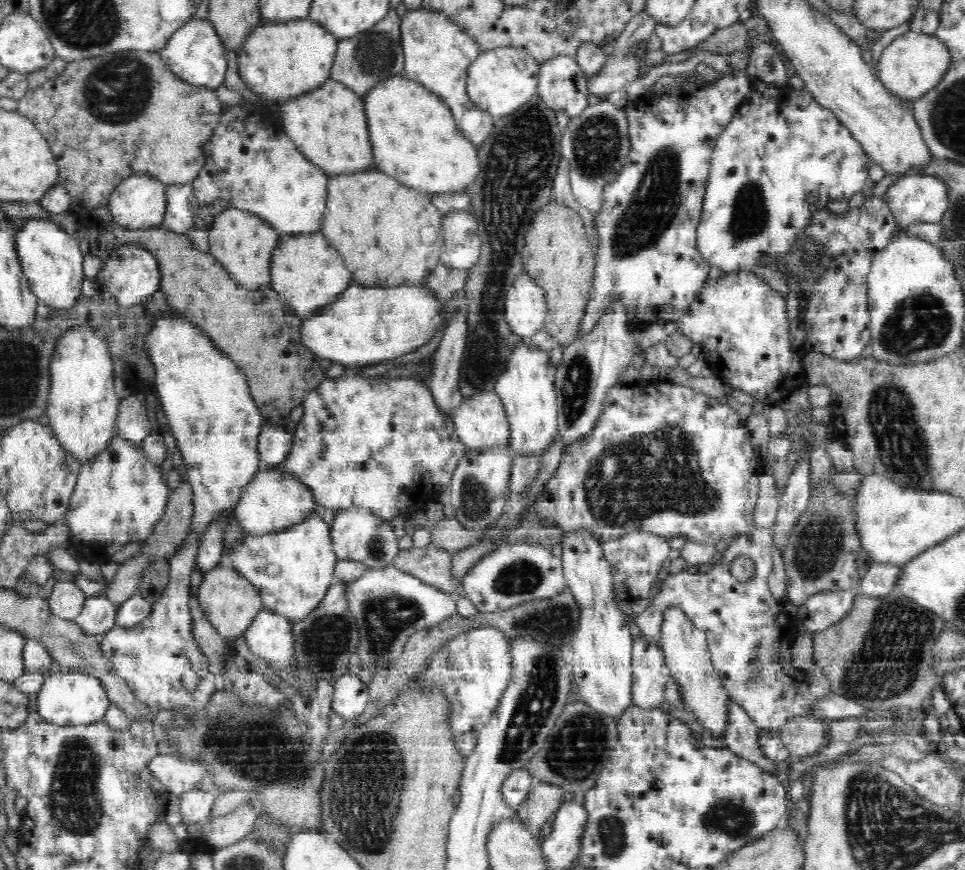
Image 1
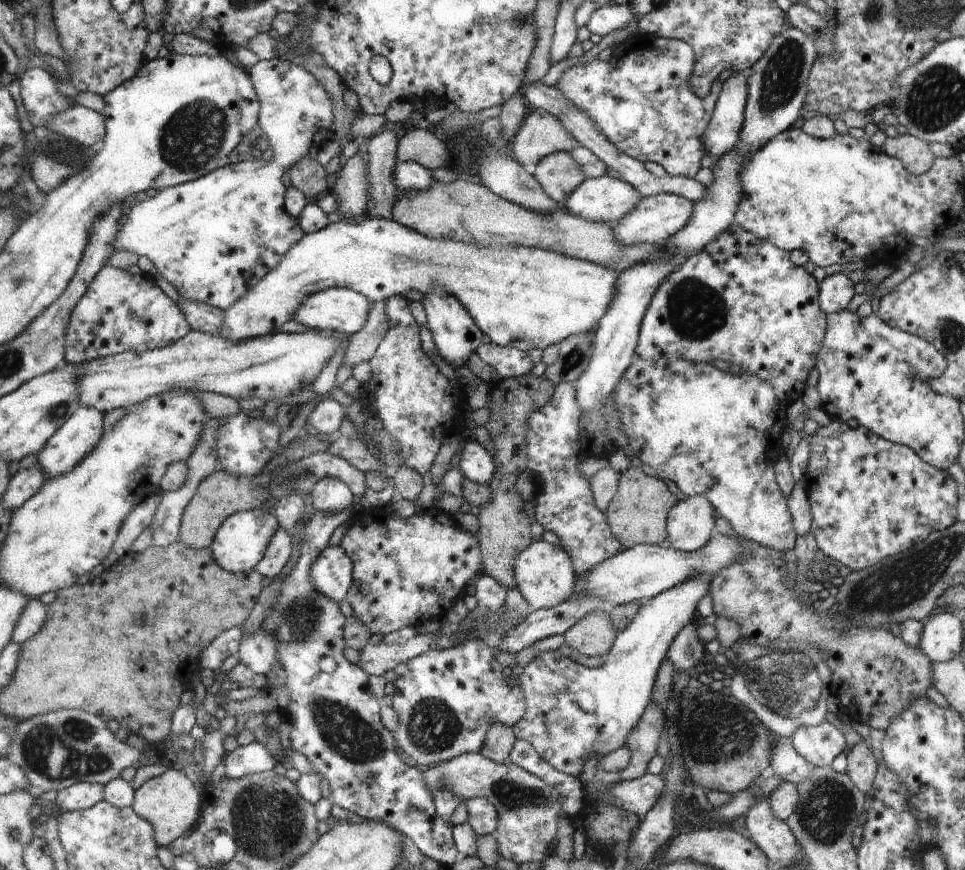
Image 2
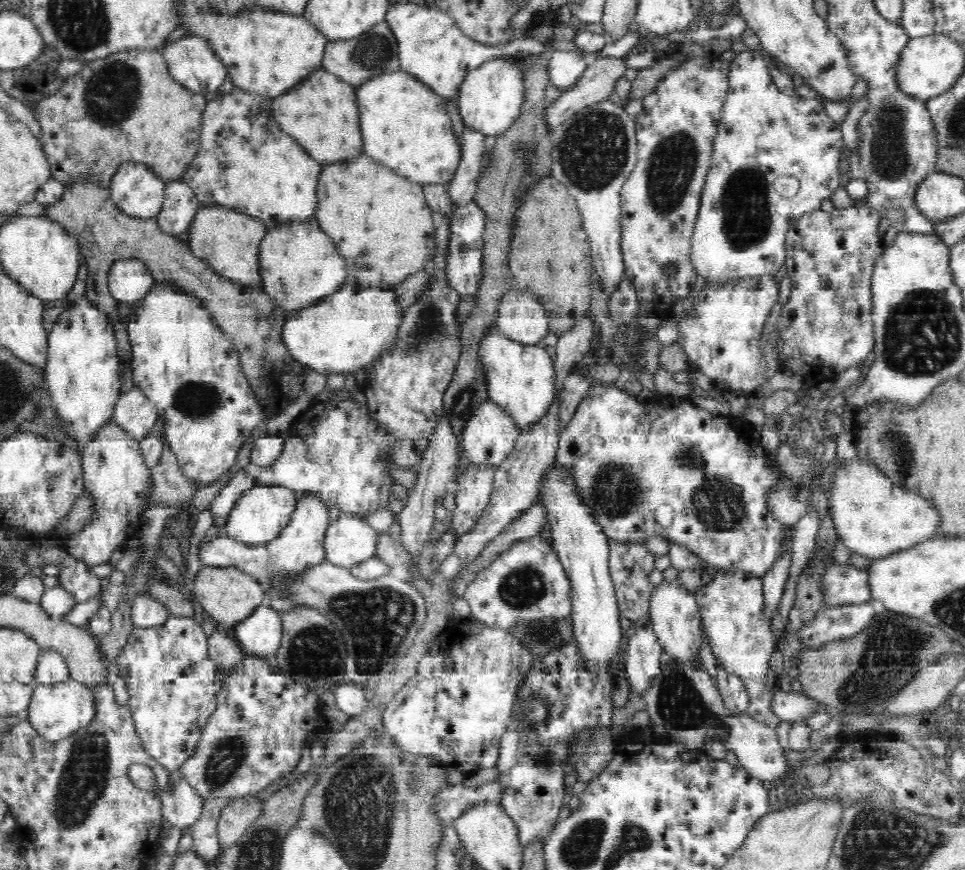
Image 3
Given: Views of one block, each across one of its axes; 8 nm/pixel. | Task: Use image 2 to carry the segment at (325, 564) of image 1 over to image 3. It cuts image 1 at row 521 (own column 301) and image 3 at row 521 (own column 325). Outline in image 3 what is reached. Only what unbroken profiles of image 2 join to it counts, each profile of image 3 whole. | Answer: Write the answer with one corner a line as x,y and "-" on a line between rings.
302,491
290,522
274,540
259,545
249,545
222,533
211,541
201,542
198,547
201,567
208,565
237,568
238,571
245,572
256,580
263,588
278,586
279,583
298,582
308,570
326,561
324,538
329,527
327,515
328,507
320,499

